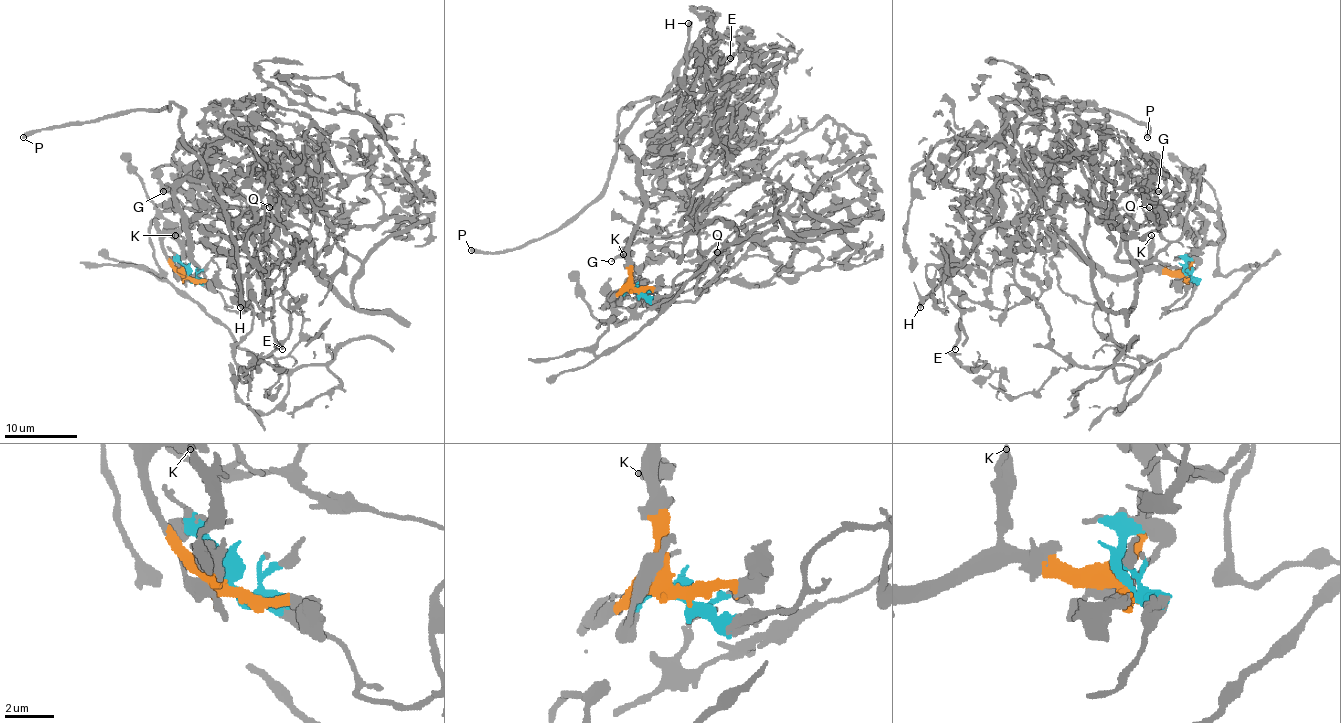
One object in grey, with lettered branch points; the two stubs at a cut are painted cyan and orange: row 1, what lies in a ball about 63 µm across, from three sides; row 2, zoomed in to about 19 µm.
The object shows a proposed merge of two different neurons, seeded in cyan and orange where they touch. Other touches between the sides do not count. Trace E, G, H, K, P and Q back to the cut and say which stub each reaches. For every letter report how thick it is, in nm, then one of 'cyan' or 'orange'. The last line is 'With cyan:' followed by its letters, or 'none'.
E: calibre 240 nm; cyan
G: calibre 130 nm; orange
H: calibre 400 nm; orange
K: calibre 360 nm; orange
P: calibre 340 nm; orange
Q: calibre 110 nm; cyan
With cyan: E, Q

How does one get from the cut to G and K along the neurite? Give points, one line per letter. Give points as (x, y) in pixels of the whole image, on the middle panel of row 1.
G: (632, 288), (610, 297), (614, 291), (637, 286), (643, 280), (639, 271), (623, 257), (612, 260)
K: (632, 288), (632, 264), (628, 253), (623, 255)

